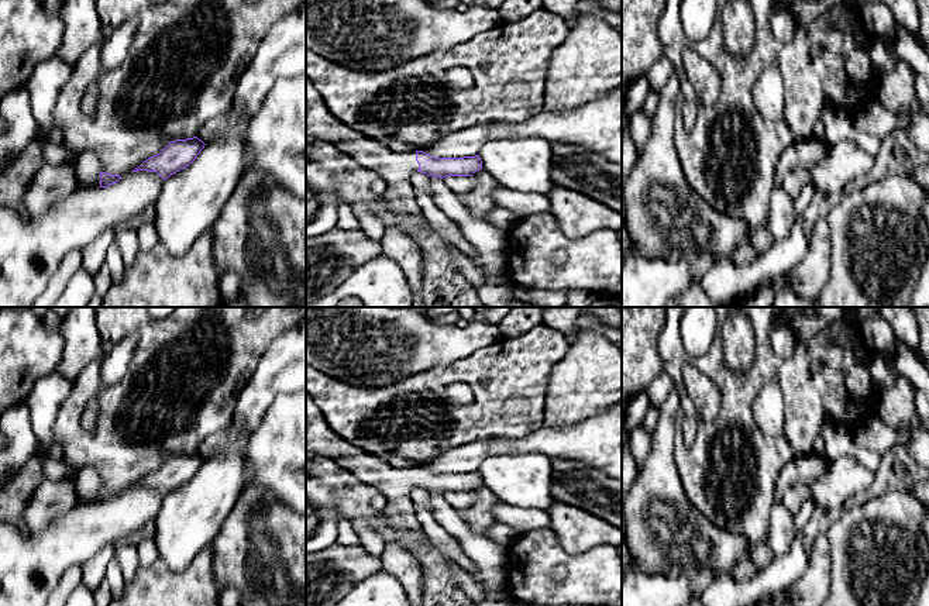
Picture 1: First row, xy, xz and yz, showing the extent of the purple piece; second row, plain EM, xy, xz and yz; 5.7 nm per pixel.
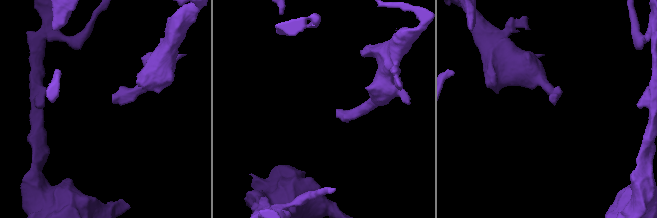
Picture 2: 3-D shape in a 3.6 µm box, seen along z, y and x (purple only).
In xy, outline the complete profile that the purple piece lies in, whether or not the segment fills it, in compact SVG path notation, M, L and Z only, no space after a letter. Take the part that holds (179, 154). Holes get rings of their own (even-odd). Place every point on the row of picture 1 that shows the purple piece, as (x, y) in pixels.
M197 137L172 141L159 154L144 161L133 172L156 172L166 180L171 175L189 166L204 145L206 144Z

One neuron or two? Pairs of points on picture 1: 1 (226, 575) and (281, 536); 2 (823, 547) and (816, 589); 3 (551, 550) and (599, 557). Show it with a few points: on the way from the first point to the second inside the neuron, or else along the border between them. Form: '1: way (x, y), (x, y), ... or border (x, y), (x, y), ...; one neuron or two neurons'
1: way (240, 561), (251, 553), (267, 550); one neuron
2: way (819, 557), (816, 579); one neuron
3: way (563, 560), (588, 561); one neuron

